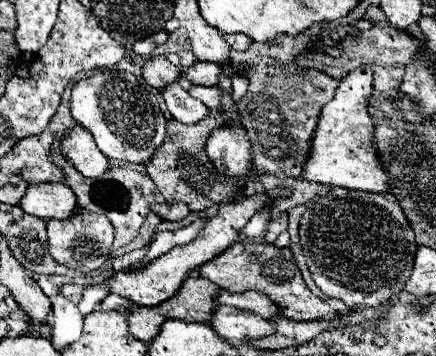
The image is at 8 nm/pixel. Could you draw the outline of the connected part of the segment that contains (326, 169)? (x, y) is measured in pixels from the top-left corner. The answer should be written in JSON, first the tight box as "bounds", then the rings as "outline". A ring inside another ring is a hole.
{"bounds":[303,68,387,194],"outline":[[[357,68],[347,74],[333,100],[323,106],[319,114],[319,124],[311,136],[309,156],[303,166],[303,178],[309,182],[319,182],[327,186],[341,186],[365,192],[385,194],[387,186],[387,172],[381,168],[375,156],[375,142],[373,142],[373,122],[367,112],[367,98],[373,86],[373,74],[369,68]]]}

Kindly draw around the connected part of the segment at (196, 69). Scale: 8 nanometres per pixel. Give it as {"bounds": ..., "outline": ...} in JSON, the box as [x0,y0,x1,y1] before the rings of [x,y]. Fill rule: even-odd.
{"bounds":[183,62,219,86],"outline":[[[195,62],[195,64],[183,74],[183,78],[191,80],[193,84],[215,86],[215,84],[217,84],[217,74],[219,74],[219,66],[217,66],[217,64],[211,64],[211,62]]]}

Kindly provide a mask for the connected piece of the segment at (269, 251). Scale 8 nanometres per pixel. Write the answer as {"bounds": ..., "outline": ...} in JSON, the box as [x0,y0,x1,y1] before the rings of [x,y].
{"bounds":[189,242,337,320],"outline":[[[237,242],[225,252],[221,252],[221,256],[209,260],[209,264],[191,270],[189,276],[207,278],[227,292],[247,292],[247,290],[263,292],[267,298],[271,298],[271,302],[279,308],[279,312],[291,320],[319,320],[337,316],[337,312],[331,310],[331,306],[325,300],[317,298],[307,288],[289,248],[277,248],[265,242],[263,244]]]}

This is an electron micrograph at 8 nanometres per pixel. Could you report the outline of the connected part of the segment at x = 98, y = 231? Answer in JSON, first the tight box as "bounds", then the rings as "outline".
{"bounds":[47,208,113,274],"outline":[[[77,208],[67,220],[47,222],[47,242],[49,242],[49,254],[53,256],[53,260],[73,270],[79,270],[83,274],[89,274],[101,268],[109,258],[109,250],[113,244],[113,224],[103,214]]]}

